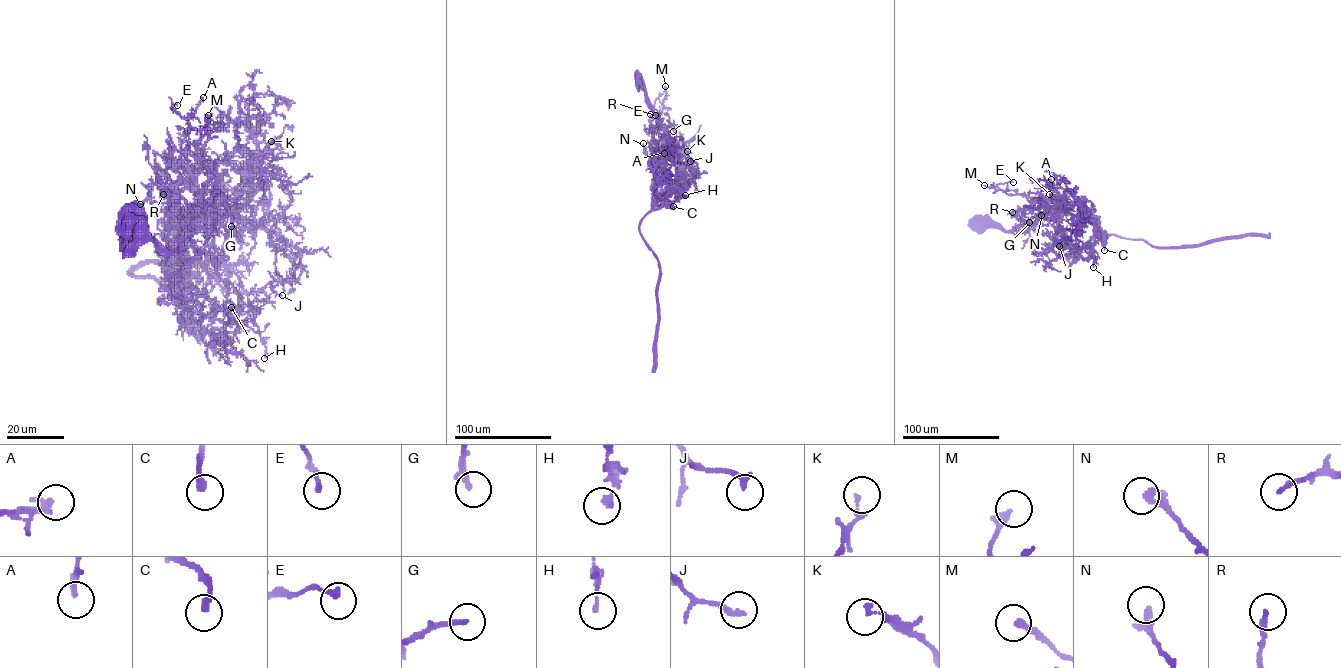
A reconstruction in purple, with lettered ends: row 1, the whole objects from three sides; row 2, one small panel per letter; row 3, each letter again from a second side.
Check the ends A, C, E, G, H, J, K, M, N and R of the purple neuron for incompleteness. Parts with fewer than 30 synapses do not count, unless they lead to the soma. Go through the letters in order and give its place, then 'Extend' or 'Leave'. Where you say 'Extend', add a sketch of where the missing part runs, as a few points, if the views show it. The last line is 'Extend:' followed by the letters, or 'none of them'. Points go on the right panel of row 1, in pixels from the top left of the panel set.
A: Place: (1051, 179). Leave
C: Place: (1104, 250). Leave
E: Place: (1013, 182). Leave
G: Place: (1029, 222). Leave
H: Place: (1093, 267). Leave
J: Place: (1059, 246). Leave
K: Place: (1049, 194). Leave
M: Place: (984, 185). Leave
N: Place: (1041, 215). Leave
R: Place: (1012, 212). Leave
Extend: none of them

